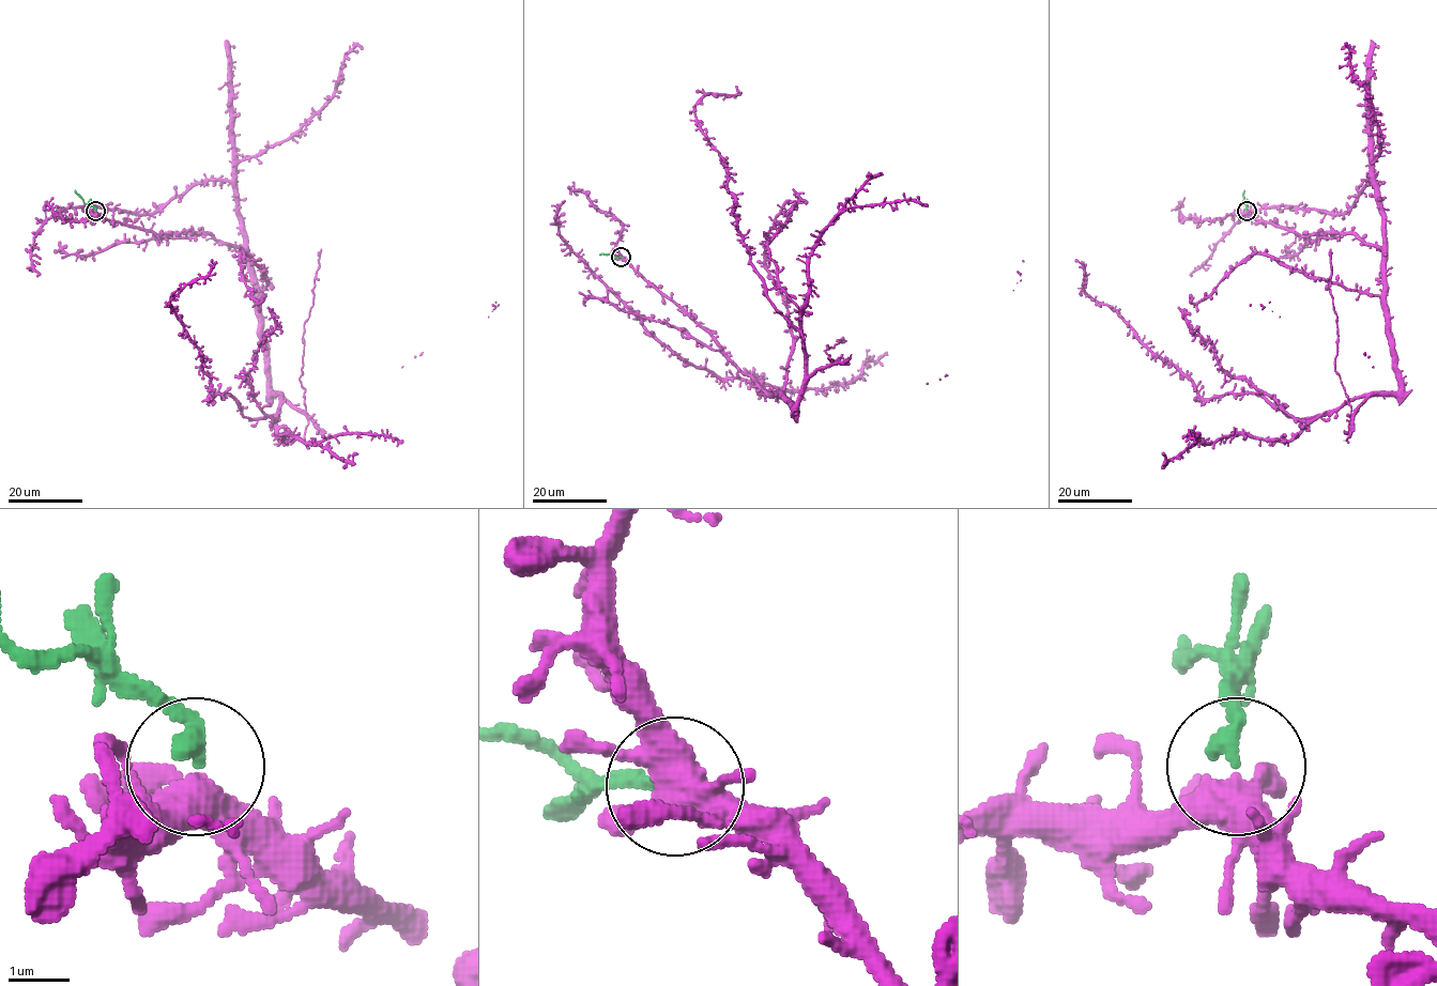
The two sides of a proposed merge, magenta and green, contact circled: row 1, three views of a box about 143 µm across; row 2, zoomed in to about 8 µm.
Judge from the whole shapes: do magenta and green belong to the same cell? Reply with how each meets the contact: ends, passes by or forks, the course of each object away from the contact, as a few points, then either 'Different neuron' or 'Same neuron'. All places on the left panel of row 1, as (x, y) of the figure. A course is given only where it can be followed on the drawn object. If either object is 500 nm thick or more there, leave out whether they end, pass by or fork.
At the ring magenta forks. At the ring green ends. Course of magenta: (95, 211), (242, 251), (275, 414), (245, 418), (226, 394), (209, 397), (201, 351), (169, 305), (211, 260). Course of green: (95, 211), (75, 190). Different neuron

